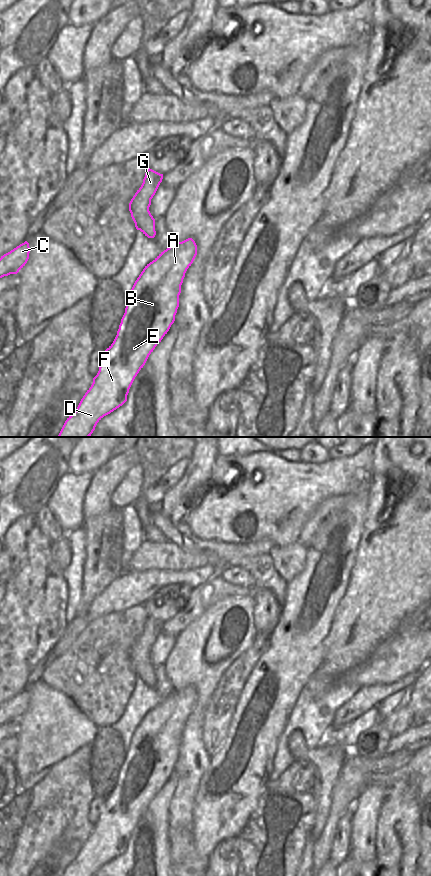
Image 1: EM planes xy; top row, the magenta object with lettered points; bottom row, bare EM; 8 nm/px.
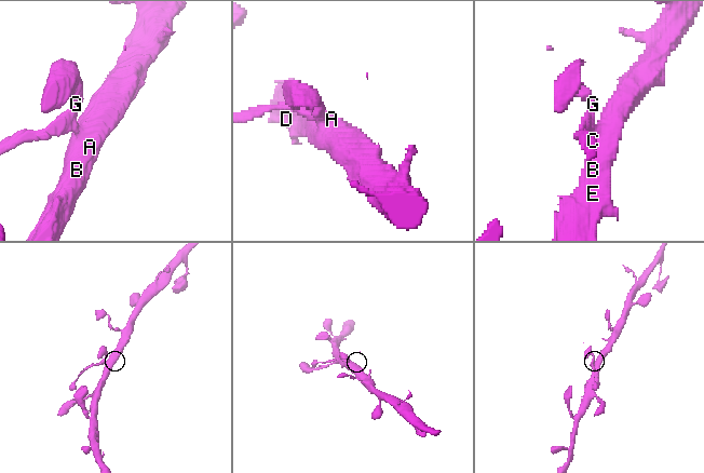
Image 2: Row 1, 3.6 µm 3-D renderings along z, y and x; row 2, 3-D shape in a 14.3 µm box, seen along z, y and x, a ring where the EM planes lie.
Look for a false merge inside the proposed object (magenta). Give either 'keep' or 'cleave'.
keep

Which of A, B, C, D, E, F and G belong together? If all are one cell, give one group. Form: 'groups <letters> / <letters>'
groups A B C D E F G

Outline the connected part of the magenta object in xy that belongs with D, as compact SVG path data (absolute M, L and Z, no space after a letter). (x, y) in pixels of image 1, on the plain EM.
M188 686L172 692L145 714L131 737L117 783L105 798L91 835L62 876L95 876L104 864L127 849L127 843L135 825L175 769L181 733L196 703L197 693L192 686Z

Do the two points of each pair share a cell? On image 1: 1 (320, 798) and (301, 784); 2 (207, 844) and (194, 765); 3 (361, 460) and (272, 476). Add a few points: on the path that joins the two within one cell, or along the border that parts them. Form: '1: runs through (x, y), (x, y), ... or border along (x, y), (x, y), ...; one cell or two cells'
1: border along (316, 768), (315, 784), (311, 792); two cells
2: border along (209, 766), (201, 777), (192, 810); two cells
3: runs through (339, 476), (294, 476); one cell

